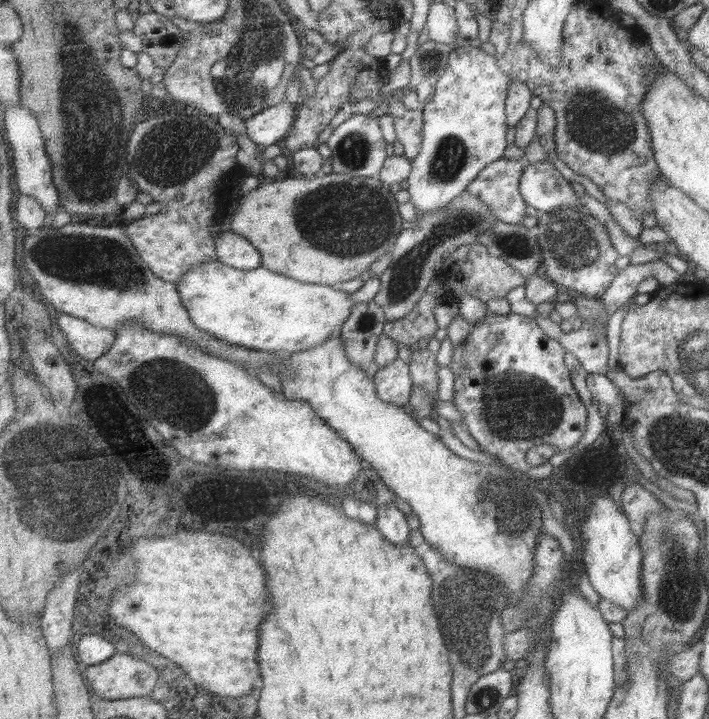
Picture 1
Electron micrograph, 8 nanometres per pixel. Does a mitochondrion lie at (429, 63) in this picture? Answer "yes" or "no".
yes

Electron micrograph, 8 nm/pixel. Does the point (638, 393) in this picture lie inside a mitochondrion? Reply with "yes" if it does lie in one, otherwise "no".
no

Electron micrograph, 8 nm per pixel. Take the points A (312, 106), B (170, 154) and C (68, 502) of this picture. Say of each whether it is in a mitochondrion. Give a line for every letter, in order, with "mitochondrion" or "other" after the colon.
A: other
B: mitochondrion
C: mitochondrion

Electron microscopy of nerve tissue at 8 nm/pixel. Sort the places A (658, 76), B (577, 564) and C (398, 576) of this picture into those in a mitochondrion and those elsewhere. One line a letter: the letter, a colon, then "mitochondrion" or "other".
A: other
B: other
C: other

